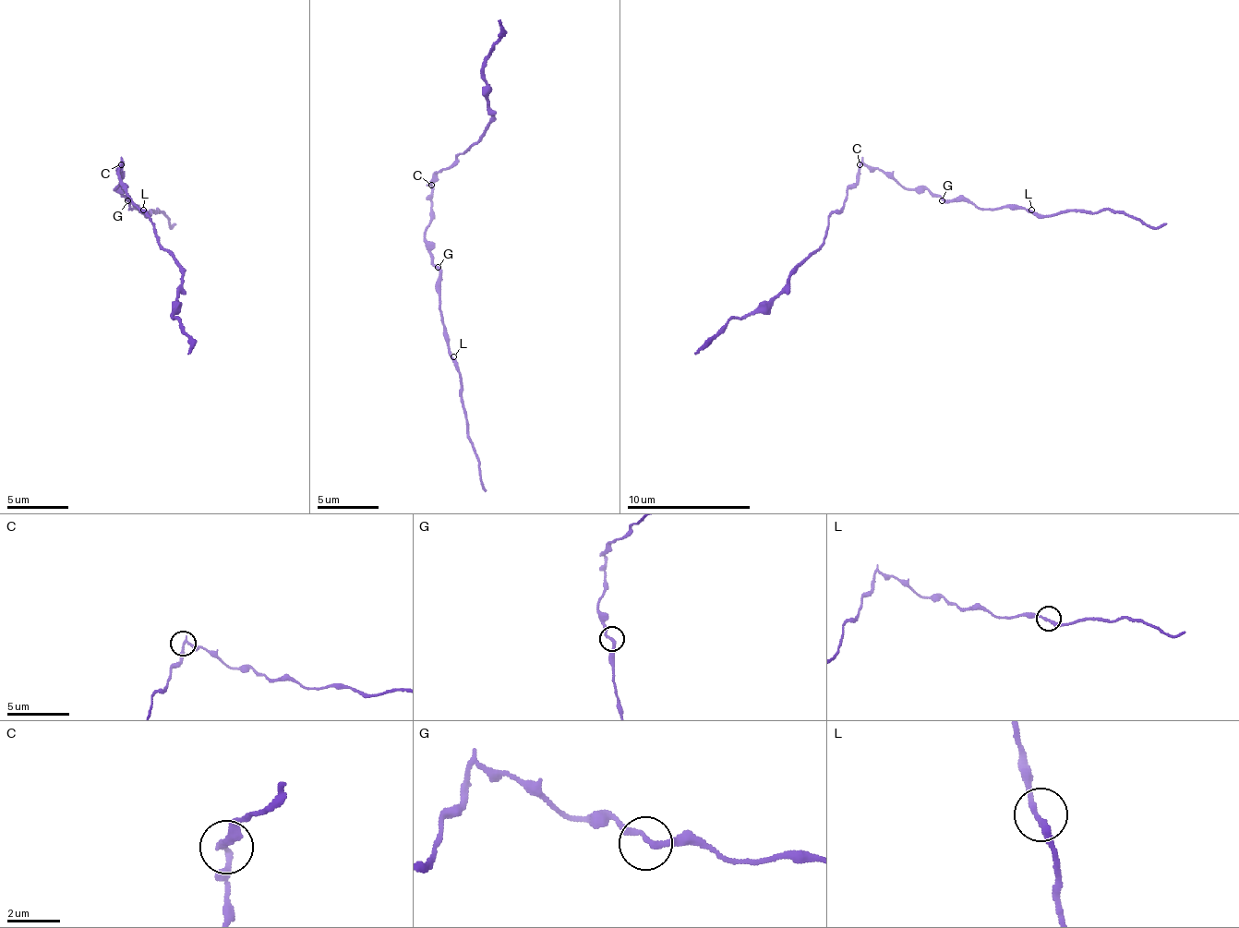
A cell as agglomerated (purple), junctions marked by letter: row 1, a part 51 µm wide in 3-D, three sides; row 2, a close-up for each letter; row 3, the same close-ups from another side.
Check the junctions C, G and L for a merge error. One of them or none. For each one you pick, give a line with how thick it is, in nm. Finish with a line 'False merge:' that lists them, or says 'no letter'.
C: Thickness 190 nm
False merge: C

